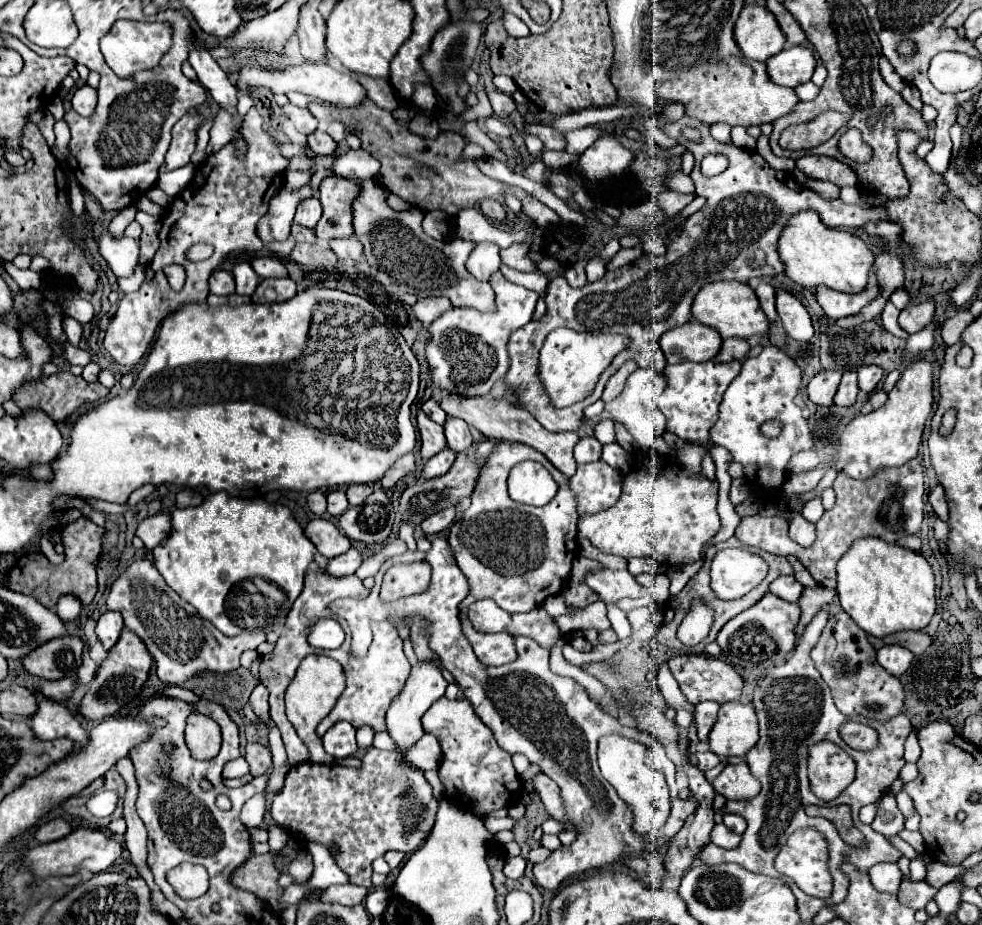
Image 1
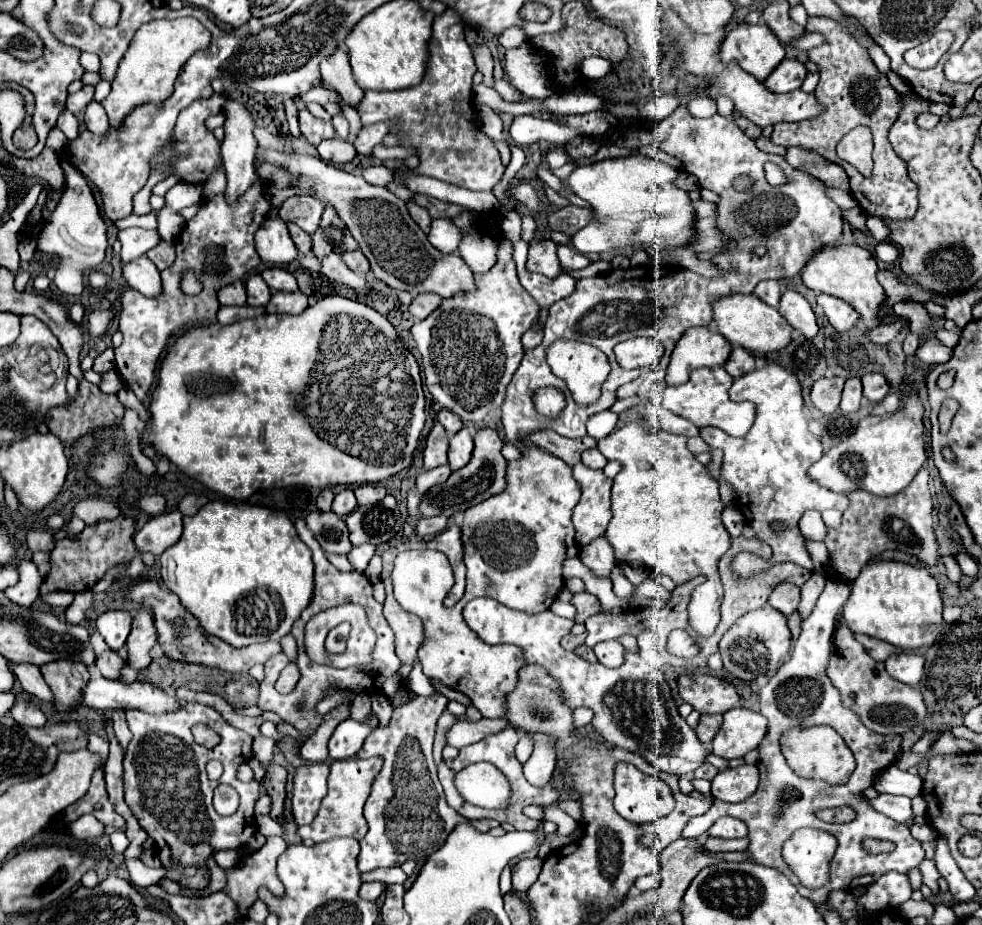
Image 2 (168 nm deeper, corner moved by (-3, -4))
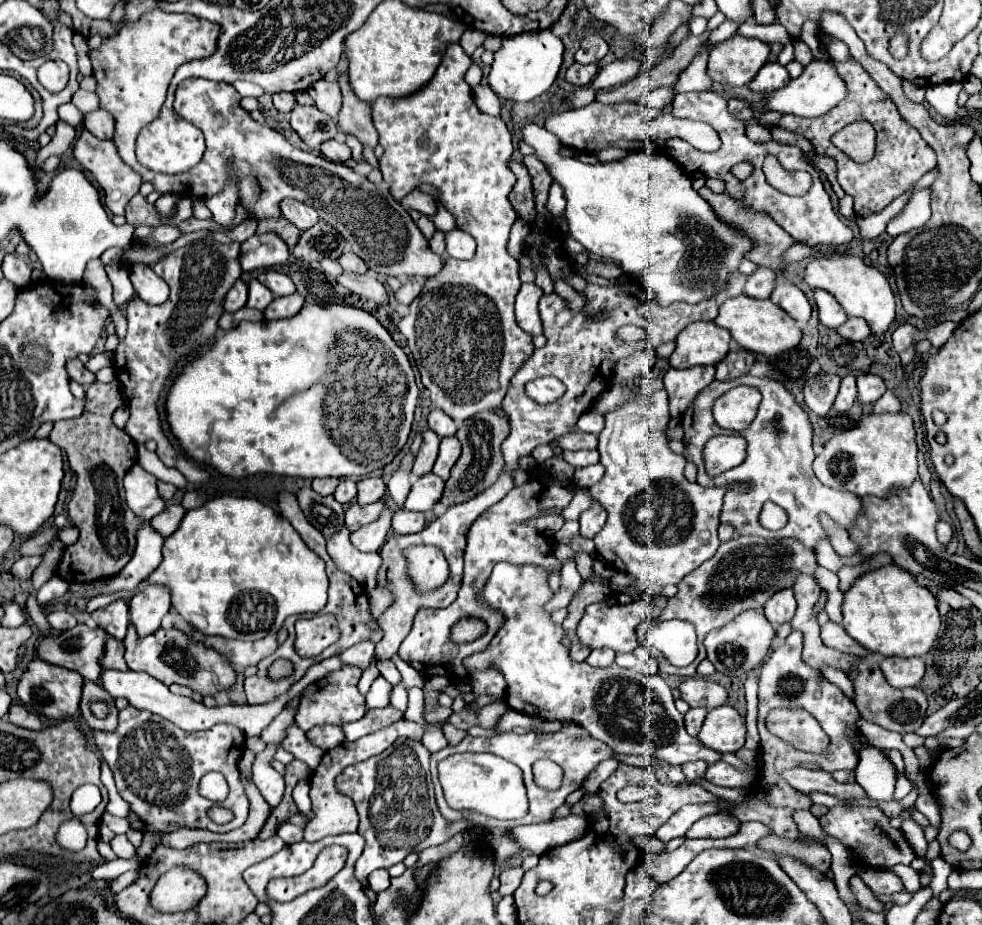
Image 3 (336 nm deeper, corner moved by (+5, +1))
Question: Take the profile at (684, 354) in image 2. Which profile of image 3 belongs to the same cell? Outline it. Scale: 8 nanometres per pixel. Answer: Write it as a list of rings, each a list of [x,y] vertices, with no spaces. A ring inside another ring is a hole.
[[[691,322],[677,336],[669,366],[679,370],[699,364],[717,364],[729,352],[729,340],[729,332],[713,322]]]

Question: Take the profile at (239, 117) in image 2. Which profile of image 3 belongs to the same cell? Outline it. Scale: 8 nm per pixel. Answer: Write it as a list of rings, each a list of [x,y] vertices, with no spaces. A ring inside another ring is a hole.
[[[231,180],[231,182],[227,182],[227,186],[219,194],[215,194],[215,196],[205,200],[205,206],[213,214],[213,220],[217,224],[225,226],[225,228],[231,224],[231,220],[235,216],[235,204],[237,204],[237,198],[239,198],[237,192],[239,192],[237,182]]]

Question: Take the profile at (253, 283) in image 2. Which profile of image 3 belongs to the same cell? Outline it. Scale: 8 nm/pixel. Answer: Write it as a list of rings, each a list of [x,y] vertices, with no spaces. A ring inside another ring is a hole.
[[[251,280],[251,282],[249,282],[249,298],[247,298],[247,306],[257,308],[257,310],[265,310],[265,308],[269,306],[271,298],[273,298],[271,290],[267,290],[261,282],[257,282],[257,280]]]

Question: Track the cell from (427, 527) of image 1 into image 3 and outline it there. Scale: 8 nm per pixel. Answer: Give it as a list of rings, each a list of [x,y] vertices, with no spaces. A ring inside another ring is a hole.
[[[397,510],[393,516],[393,530],[395,534],[413,534],[423,530],[427,524],[427,516],[423,512],[411,512],[411,510]]]

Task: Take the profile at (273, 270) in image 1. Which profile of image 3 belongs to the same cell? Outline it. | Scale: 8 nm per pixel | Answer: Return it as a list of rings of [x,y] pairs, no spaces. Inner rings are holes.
[[[263,270],[263,272],[259,272],[257,280],[263,286],[267,286],[275,296],[287,296],[287,294],[293,294],[295,292],[293,280],[287,274],[277,272],[277,270]]]

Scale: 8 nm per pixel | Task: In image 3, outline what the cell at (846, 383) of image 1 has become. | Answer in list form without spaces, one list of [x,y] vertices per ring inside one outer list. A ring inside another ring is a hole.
[[[845,376],[841,380],[841,388],[839,388],[839,394],[835,398],[835,404],[833,408],[837,412],[845,412],[853,406],[853,402],[857,400],[857,386],[855,386],[855,376]]]

